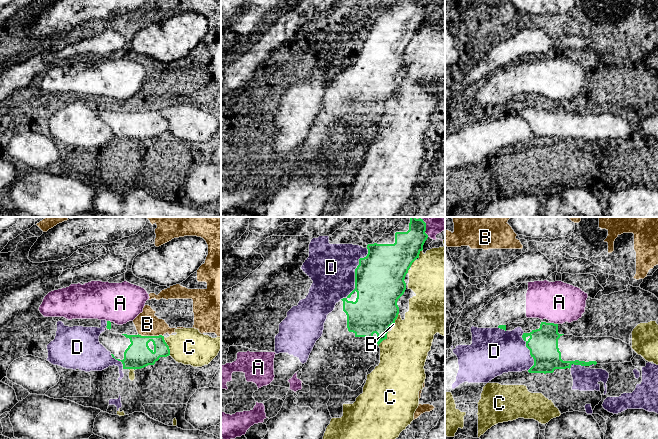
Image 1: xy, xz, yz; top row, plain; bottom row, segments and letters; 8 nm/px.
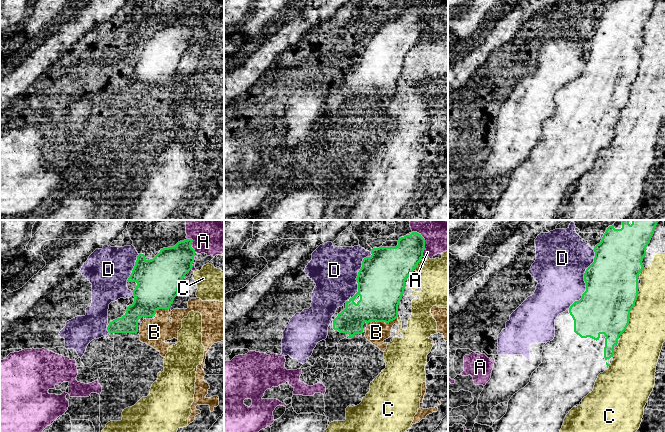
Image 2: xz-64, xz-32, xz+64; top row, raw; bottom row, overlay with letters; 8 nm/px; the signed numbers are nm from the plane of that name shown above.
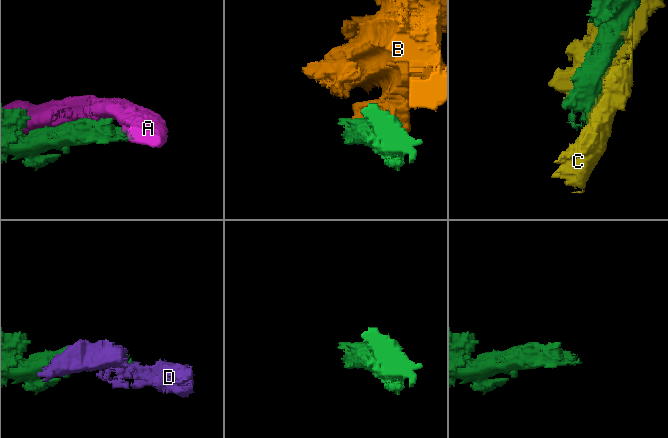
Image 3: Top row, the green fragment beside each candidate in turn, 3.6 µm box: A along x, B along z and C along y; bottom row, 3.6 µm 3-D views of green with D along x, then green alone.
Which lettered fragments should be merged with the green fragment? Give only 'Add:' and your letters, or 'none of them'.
Add: none of them

